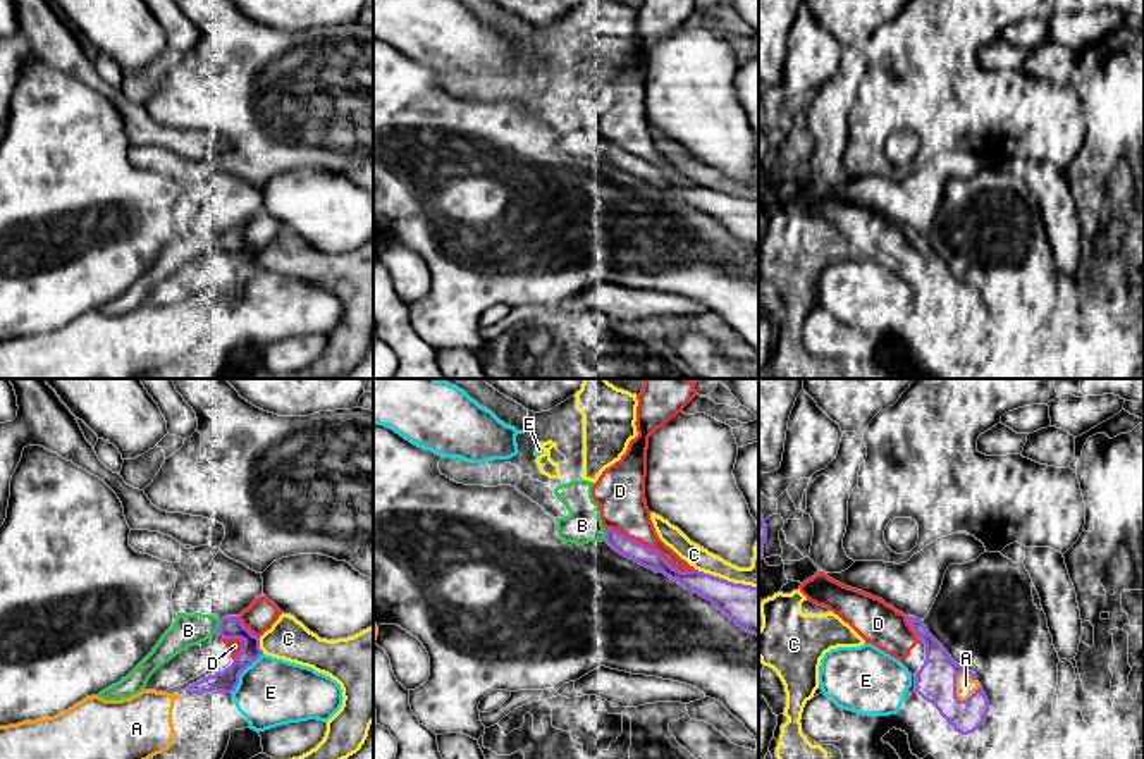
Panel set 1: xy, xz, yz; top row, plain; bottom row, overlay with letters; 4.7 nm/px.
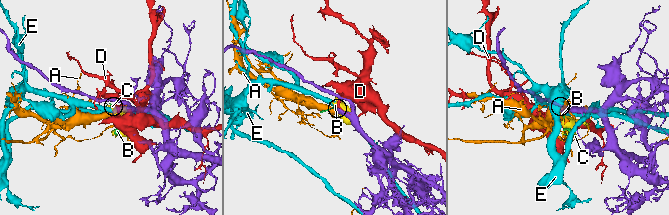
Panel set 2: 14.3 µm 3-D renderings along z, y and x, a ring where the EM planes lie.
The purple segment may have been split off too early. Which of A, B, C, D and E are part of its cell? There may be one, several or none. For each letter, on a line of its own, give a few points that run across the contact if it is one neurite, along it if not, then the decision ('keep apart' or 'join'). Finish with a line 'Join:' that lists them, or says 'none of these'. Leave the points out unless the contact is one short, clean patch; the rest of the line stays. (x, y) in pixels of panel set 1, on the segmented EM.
A: join
B: line xy (221, 620), (215, 632); keep apart
C: keep apart
D: keep apart
E: keep apart
Join: A

